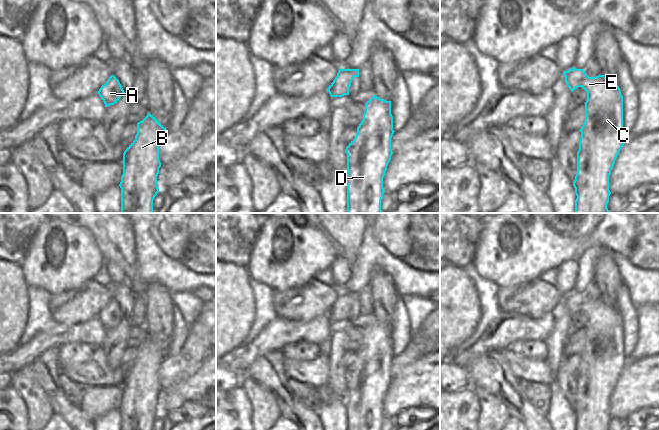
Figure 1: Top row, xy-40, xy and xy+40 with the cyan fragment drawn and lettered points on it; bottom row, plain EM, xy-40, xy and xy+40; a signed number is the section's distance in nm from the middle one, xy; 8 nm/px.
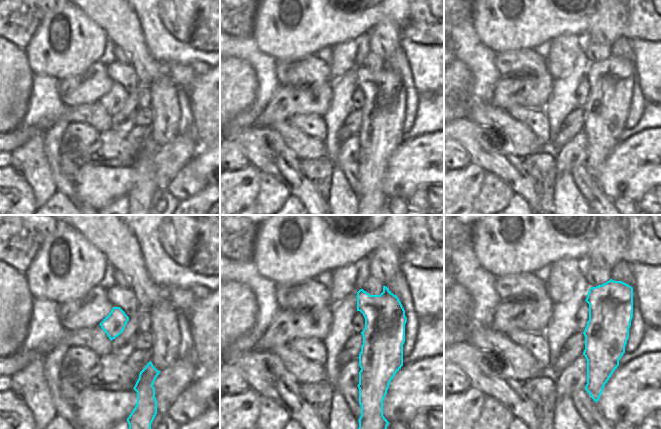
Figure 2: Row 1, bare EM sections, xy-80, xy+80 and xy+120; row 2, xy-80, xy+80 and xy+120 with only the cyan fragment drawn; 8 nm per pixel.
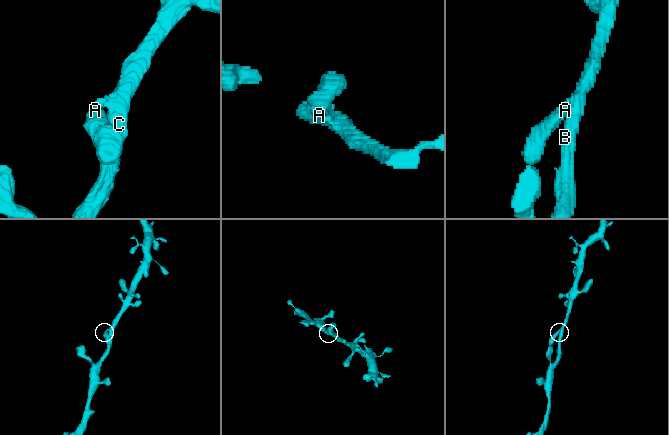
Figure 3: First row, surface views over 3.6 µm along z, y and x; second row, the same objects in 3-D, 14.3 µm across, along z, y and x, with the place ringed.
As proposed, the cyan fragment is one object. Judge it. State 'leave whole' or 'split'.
leave whole

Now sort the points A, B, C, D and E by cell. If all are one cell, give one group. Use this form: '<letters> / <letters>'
A B C D E

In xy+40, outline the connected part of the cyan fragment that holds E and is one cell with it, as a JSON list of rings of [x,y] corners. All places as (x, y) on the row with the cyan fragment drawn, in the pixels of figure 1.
[[[572,67],[563,71],[565,82],[571,92],[582,87],[587,92],[585,122],[581,129],[579,150],[577,152],[577,174],[573,182],[575,194],[575,213],[609,213],[607,204],[611,194],[609,176],[615,160],[625,144],[623,130],[623,96],[617,83],[604,75],[588,77],[583,69]]]

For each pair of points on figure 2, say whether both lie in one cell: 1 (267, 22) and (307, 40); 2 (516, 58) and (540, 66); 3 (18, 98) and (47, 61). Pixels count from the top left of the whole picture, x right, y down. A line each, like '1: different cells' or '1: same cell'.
1: same cell
2: same cell
3: different cells

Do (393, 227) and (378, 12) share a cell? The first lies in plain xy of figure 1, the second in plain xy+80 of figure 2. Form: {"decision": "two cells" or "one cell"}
{"decision": "one cell"}

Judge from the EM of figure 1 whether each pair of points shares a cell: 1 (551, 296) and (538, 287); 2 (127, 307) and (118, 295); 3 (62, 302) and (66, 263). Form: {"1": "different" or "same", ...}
{"1": "same", "2": "same", "3": "different"}

